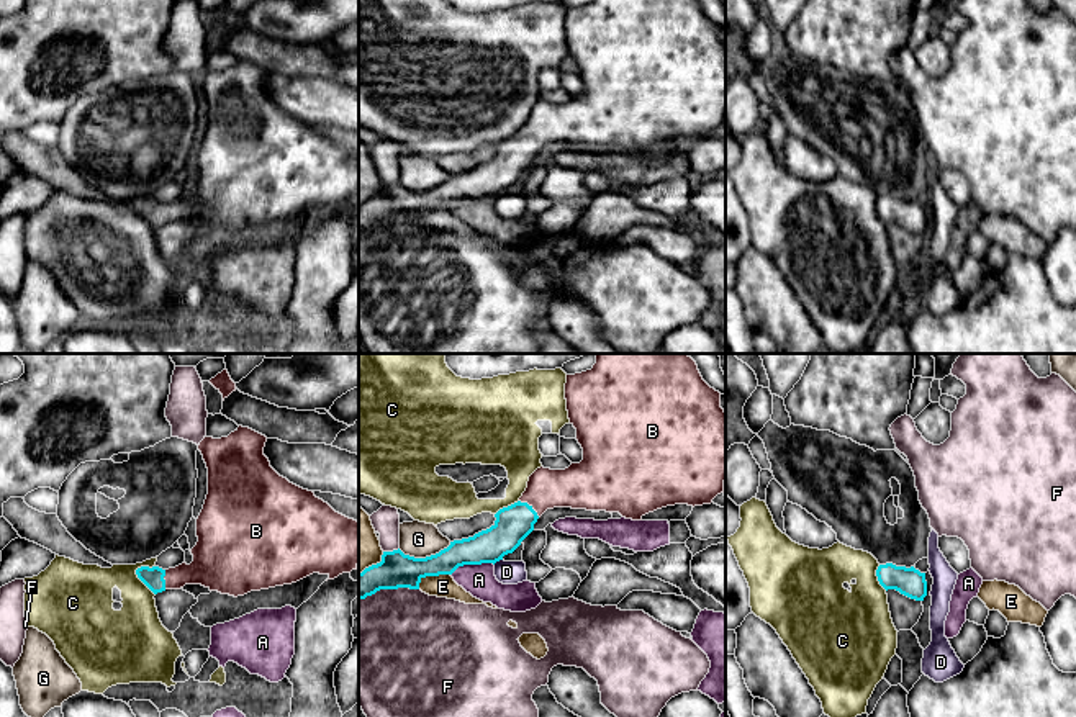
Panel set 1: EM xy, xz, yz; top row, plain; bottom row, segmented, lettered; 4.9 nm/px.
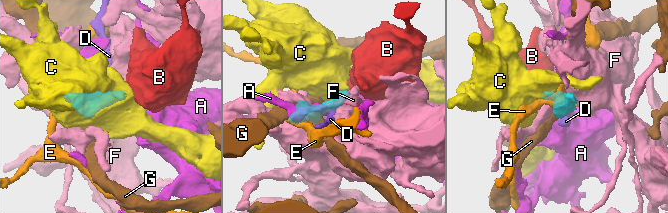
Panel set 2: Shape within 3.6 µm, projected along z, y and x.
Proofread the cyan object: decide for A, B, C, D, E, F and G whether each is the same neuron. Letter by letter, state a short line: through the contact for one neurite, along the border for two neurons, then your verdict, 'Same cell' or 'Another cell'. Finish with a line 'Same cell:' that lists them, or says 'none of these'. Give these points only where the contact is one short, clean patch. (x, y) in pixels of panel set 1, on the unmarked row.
A: Line: xz (493, 197), (464, 197), (451, 208). Another cell
B: Line: xz (513, 157), (529, 139), (547, 121), (575, 120). Same cell
C: Line: xy (138, 200), (136, 210), (154, 228). Another cell
D: Line: xz (501, 192), (493, 197). Another cell
E: Another cell
F: Another cell
G: Line: xz (451, 175), (424, 190), (410, 190), (398, 182). Another cell
Same cell: B

